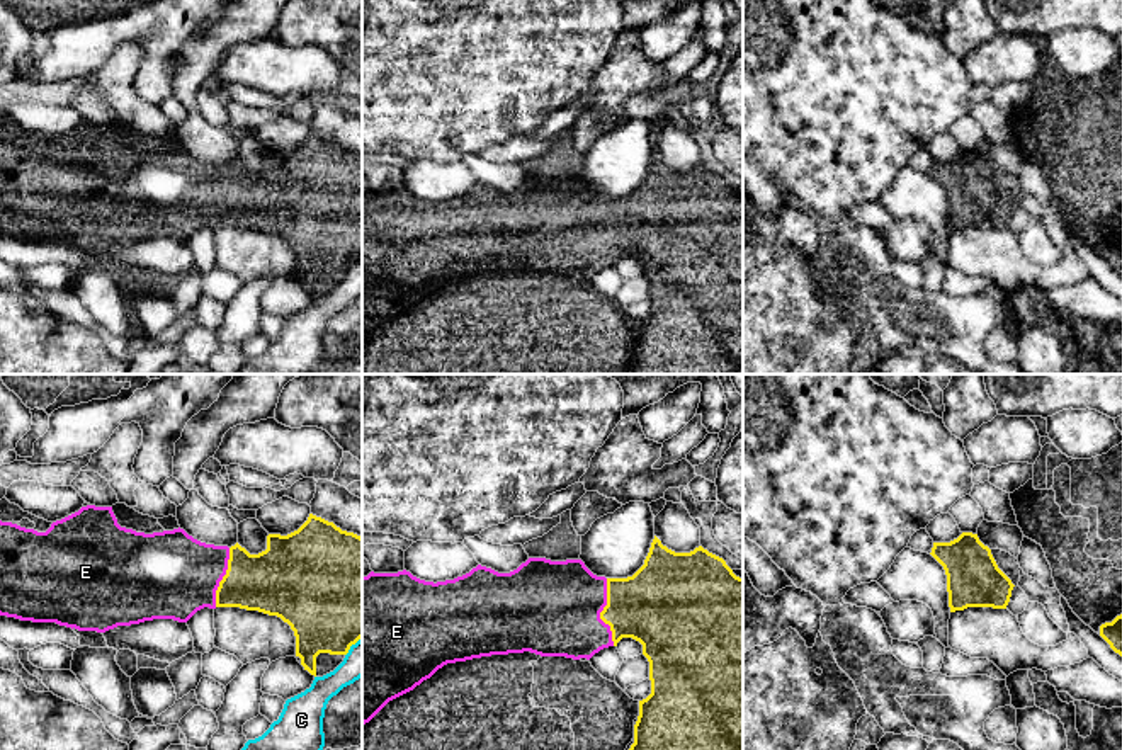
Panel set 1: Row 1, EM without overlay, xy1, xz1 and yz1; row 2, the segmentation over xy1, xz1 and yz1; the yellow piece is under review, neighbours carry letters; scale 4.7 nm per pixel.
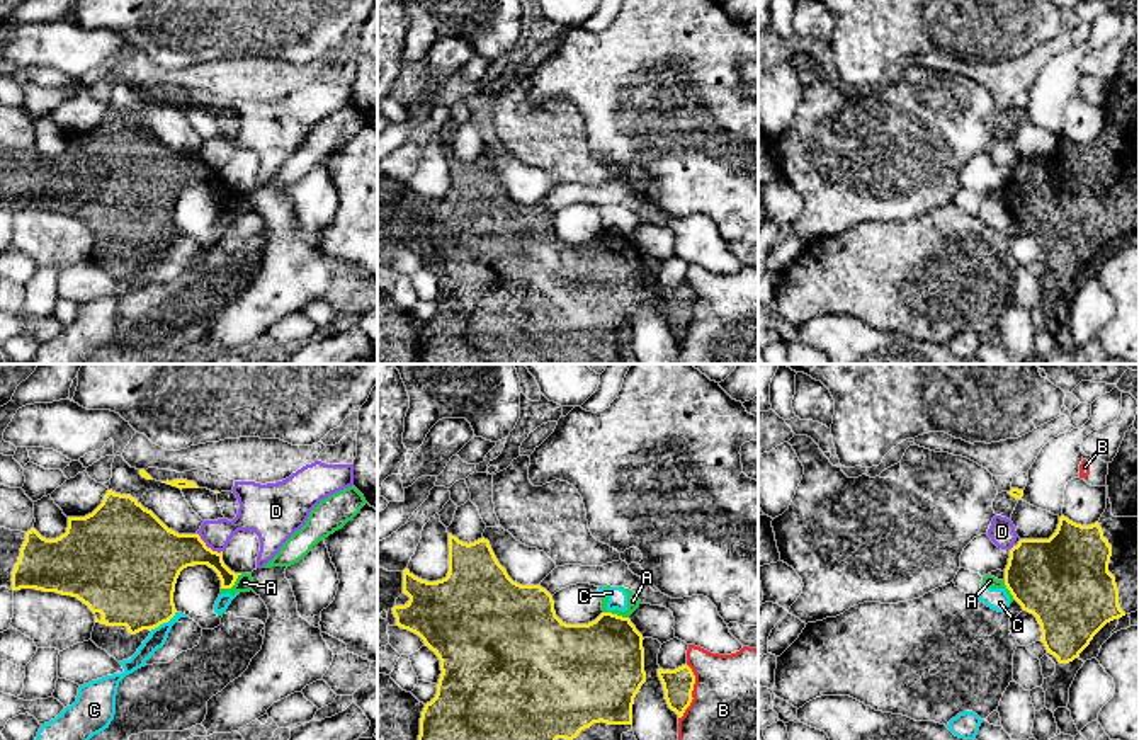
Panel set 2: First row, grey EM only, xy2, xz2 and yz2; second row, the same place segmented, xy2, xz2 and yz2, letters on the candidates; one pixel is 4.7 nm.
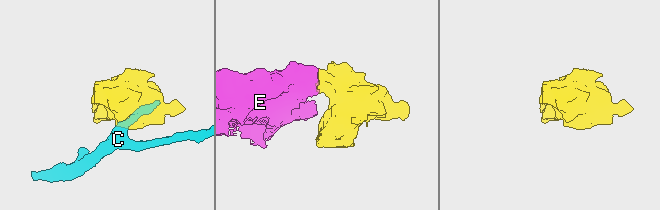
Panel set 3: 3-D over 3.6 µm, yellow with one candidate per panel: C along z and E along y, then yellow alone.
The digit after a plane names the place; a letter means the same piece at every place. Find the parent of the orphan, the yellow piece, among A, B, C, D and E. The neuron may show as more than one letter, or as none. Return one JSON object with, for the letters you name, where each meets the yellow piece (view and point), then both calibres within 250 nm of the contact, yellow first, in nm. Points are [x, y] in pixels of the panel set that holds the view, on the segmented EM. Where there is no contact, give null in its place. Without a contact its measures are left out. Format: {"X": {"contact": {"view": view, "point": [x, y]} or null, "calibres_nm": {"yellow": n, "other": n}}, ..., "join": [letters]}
{"E": {"contact": {"view": "xz1", "point": [600, 613]}, "calibres_nm": {"yellow": 360, "other": 440}}, "join": ["E"]}

